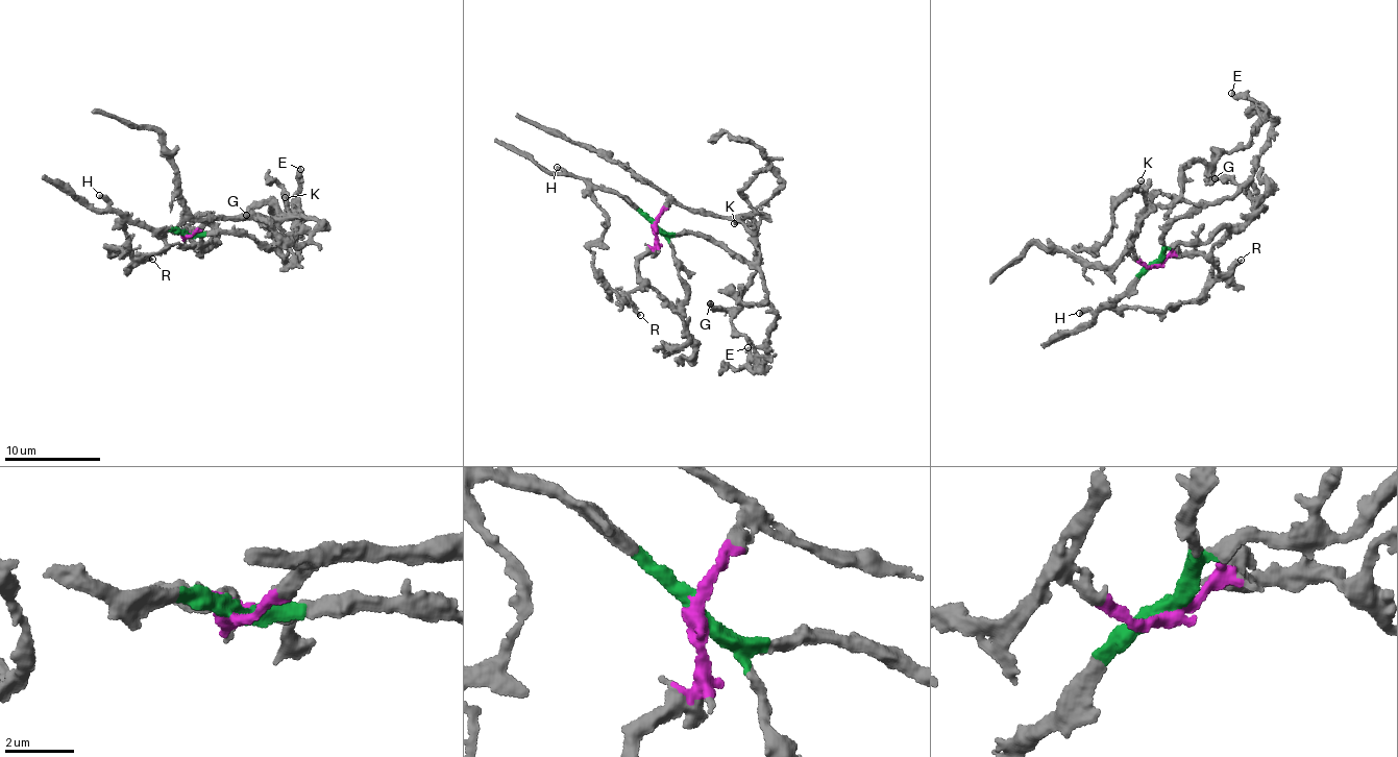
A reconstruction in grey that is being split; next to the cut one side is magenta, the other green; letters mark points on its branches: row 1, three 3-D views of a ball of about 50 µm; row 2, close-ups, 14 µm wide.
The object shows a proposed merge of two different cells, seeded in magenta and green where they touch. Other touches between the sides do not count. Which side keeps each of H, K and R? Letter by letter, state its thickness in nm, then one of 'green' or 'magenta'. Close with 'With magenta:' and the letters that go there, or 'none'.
H: calibre 320 nm; green
K: calibre 300 nm; magenta
R: calibre 320 nm; magenta
With magenta: K, R

